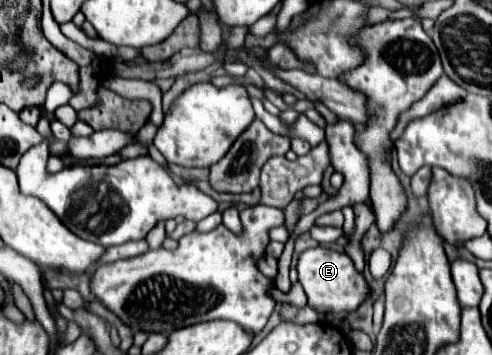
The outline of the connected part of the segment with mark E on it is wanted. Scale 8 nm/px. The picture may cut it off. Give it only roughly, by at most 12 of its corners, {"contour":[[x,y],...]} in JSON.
{"contour":[[301,253],[299,283],[317,313],[353,313],[371,287],[351,257]]}

